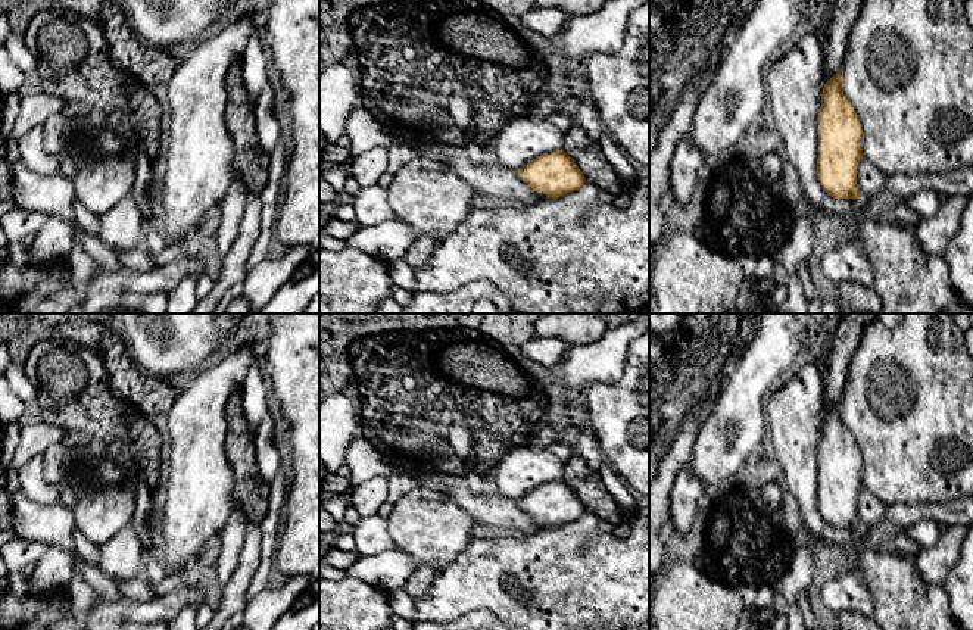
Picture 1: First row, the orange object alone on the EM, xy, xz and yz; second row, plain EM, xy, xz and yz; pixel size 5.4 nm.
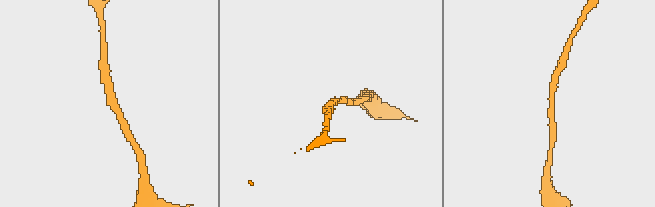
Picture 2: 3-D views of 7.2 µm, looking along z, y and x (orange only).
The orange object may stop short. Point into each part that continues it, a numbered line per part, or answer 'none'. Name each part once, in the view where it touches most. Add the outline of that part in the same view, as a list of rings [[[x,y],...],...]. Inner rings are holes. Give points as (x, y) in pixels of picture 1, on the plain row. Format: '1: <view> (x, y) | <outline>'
none

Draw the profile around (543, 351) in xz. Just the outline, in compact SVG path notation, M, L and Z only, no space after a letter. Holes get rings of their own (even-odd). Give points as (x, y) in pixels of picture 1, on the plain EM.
M534 337L521 344L521 353L543 369L558 364L573 346L555 337Z

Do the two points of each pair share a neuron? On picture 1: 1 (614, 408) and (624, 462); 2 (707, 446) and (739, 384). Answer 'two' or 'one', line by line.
1: one
2: one

